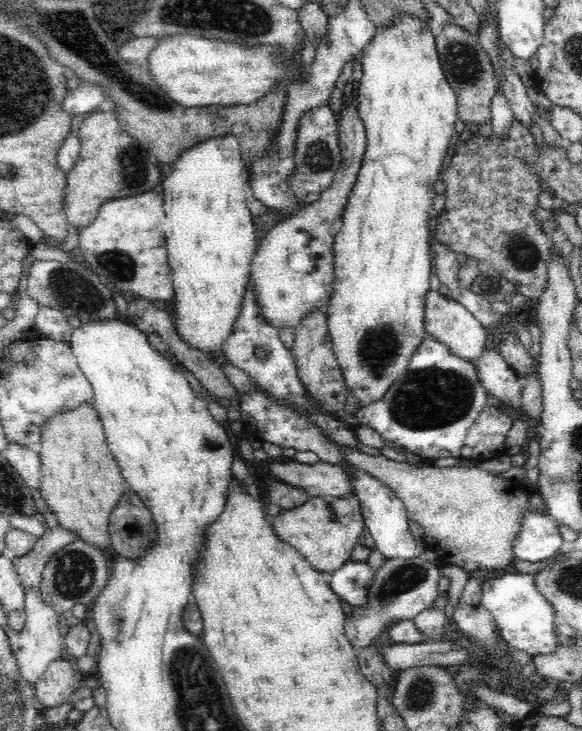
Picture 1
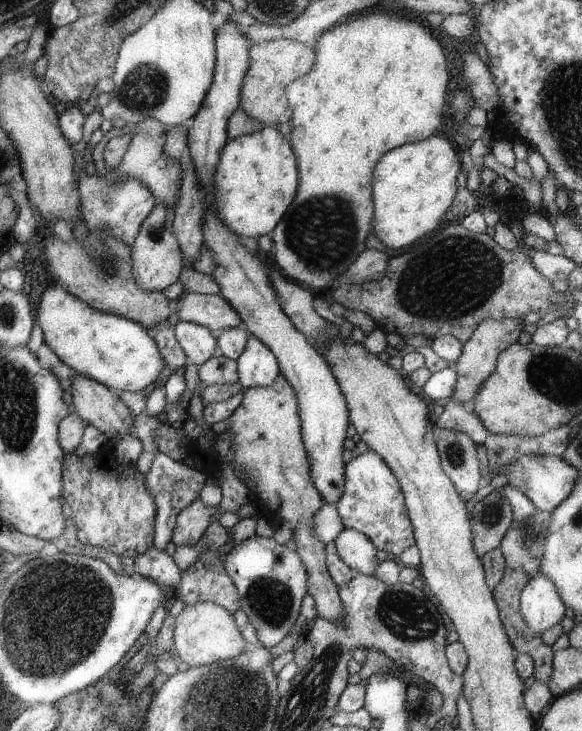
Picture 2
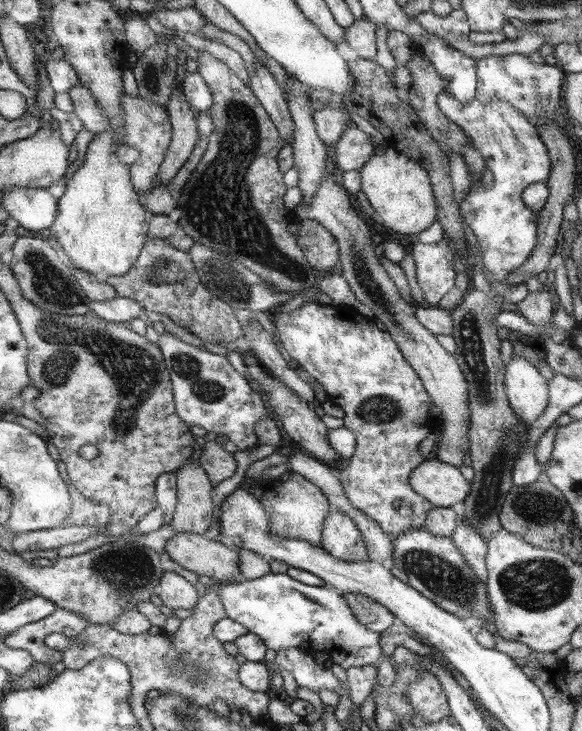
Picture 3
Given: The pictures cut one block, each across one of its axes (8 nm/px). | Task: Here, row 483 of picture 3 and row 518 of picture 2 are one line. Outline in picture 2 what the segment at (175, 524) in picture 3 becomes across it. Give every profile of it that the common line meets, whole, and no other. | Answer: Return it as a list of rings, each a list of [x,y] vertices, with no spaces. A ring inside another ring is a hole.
[[[199,500],[191,502],[177,514],[171,530],[171,544],[175,548],[191,548],[199,544],[203,534],[209,530],[213,508],[203,506]]]

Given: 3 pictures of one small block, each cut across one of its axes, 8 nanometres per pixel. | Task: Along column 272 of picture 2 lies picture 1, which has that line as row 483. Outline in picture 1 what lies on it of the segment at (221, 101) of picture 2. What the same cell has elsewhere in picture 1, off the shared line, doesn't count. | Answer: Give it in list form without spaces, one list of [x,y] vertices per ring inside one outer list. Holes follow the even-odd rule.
[[[296,460],[290,464],[270,464],[266,474],[284,480],[284,484],[304,490],[312,498],[352,496],[352,474],[342,466],[330,466],[328,462],[318,462],[314,466],[302,466]]]

